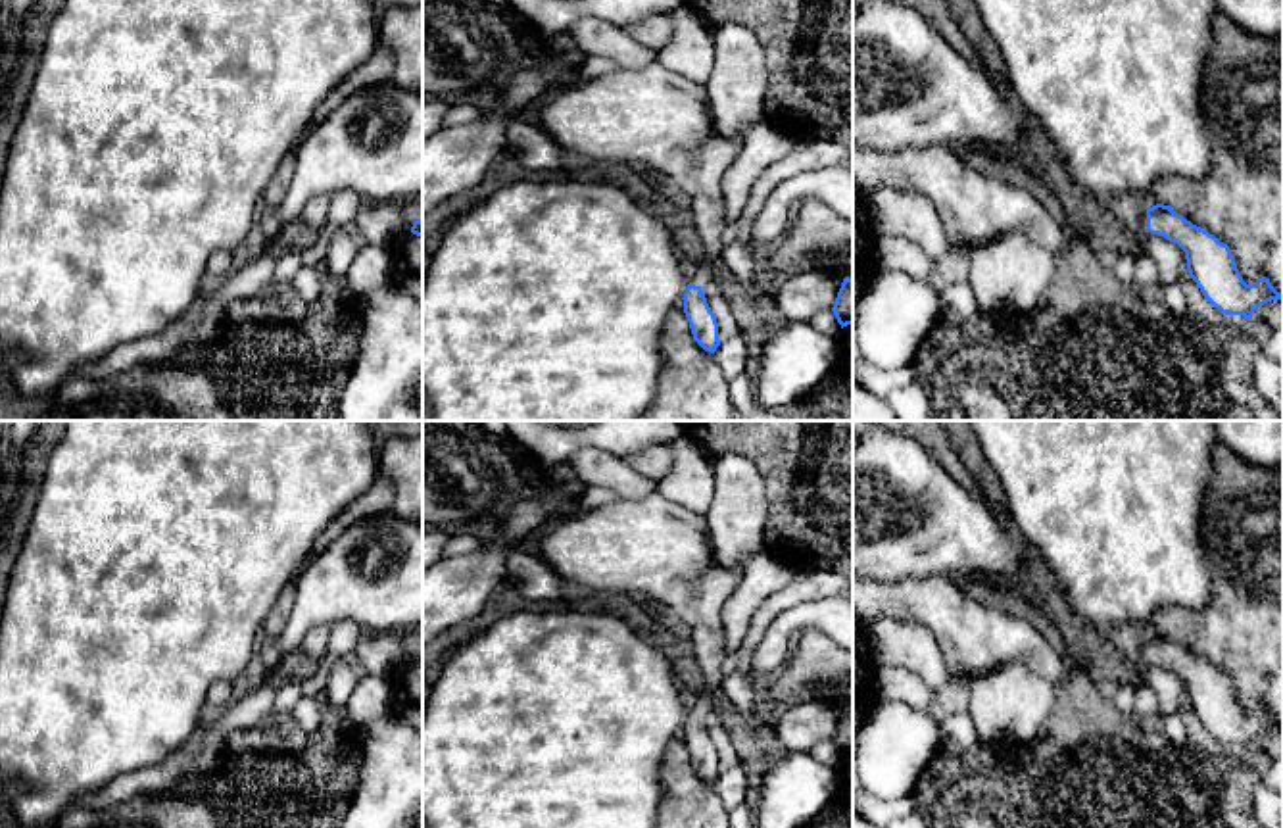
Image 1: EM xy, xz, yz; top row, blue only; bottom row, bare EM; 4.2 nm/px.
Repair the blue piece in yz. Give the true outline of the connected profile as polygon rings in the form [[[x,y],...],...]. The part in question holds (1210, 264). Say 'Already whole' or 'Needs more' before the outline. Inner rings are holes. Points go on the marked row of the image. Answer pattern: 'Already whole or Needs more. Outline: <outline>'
Needs more. Outline: [[[1170,206],[1124,209],[1118,219],[1127,232],[1137,236],[1150,232],[1177,244],[1185,252],[1189,277],[1204,298],[1225,315],[1243,315],[1250,321],[1260,305],[1283,300],[1283,294],[1266,277],[1247,284],[1229,246],[1175,213]]]

